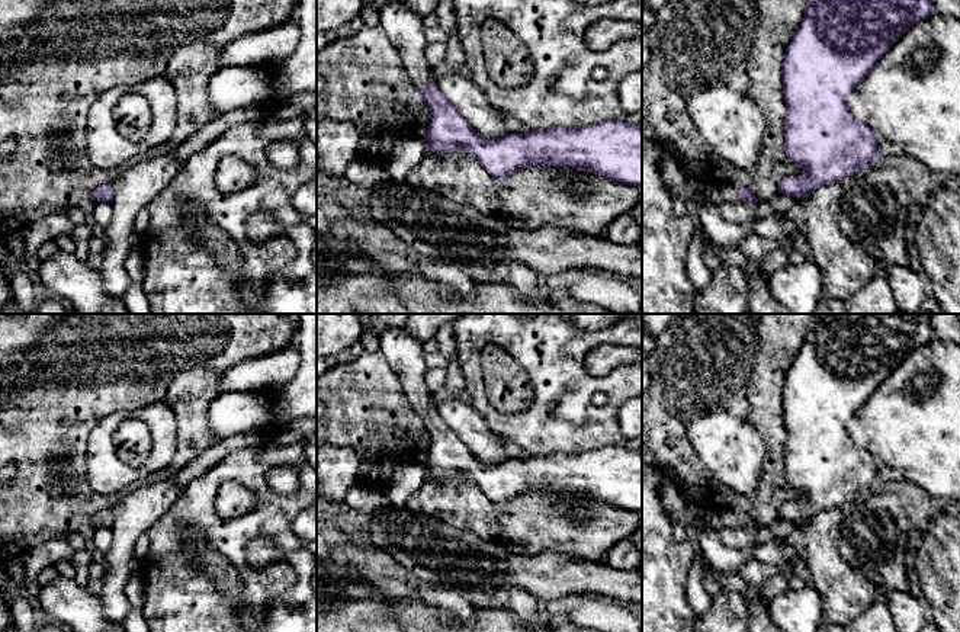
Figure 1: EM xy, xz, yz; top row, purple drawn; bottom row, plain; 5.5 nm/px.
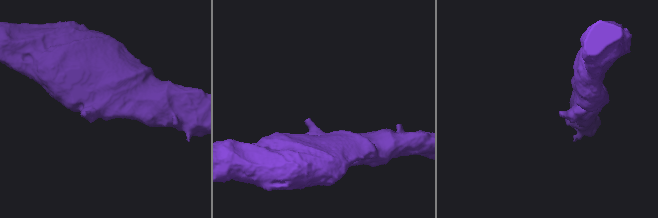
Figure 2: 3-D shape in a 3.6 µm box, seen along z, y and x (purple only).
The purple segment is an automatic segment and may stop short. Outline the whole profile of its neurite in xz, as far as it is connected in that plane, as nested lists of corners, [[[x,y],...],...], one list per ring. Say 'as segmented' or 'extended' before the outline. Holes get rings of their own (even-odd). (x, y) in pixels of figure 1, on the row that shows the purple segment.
extended | [[[398,0],[386,1],[379,10],[381,28],[396,48],[412,84],[420,90],[420,99],[430,110],[430,123],[424,141],[426,151],[452,153],[463,151],[476,161],[494,179],[507,179],[530,166],[572,167],[579,171],[600,174],[604,179],[617,180],[622,185],[642,190],[642,128],[625,121],[607,121],[582,128],[555,126],[542,131],[524,131],[505,134],[498,138],[479,135],[468,121],[443,96],[436,83],[430,81],[430,65],[424,57],[427,46],[423,16]]]

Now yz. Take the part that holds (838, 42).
as segmented | [[[808,0],[781,65],[784,150],[805,174],[778,180],[778,193],[808,196],[879,161],[879,137],[853,116],[847,97],[911,26],[934,13],[932,0]]]

